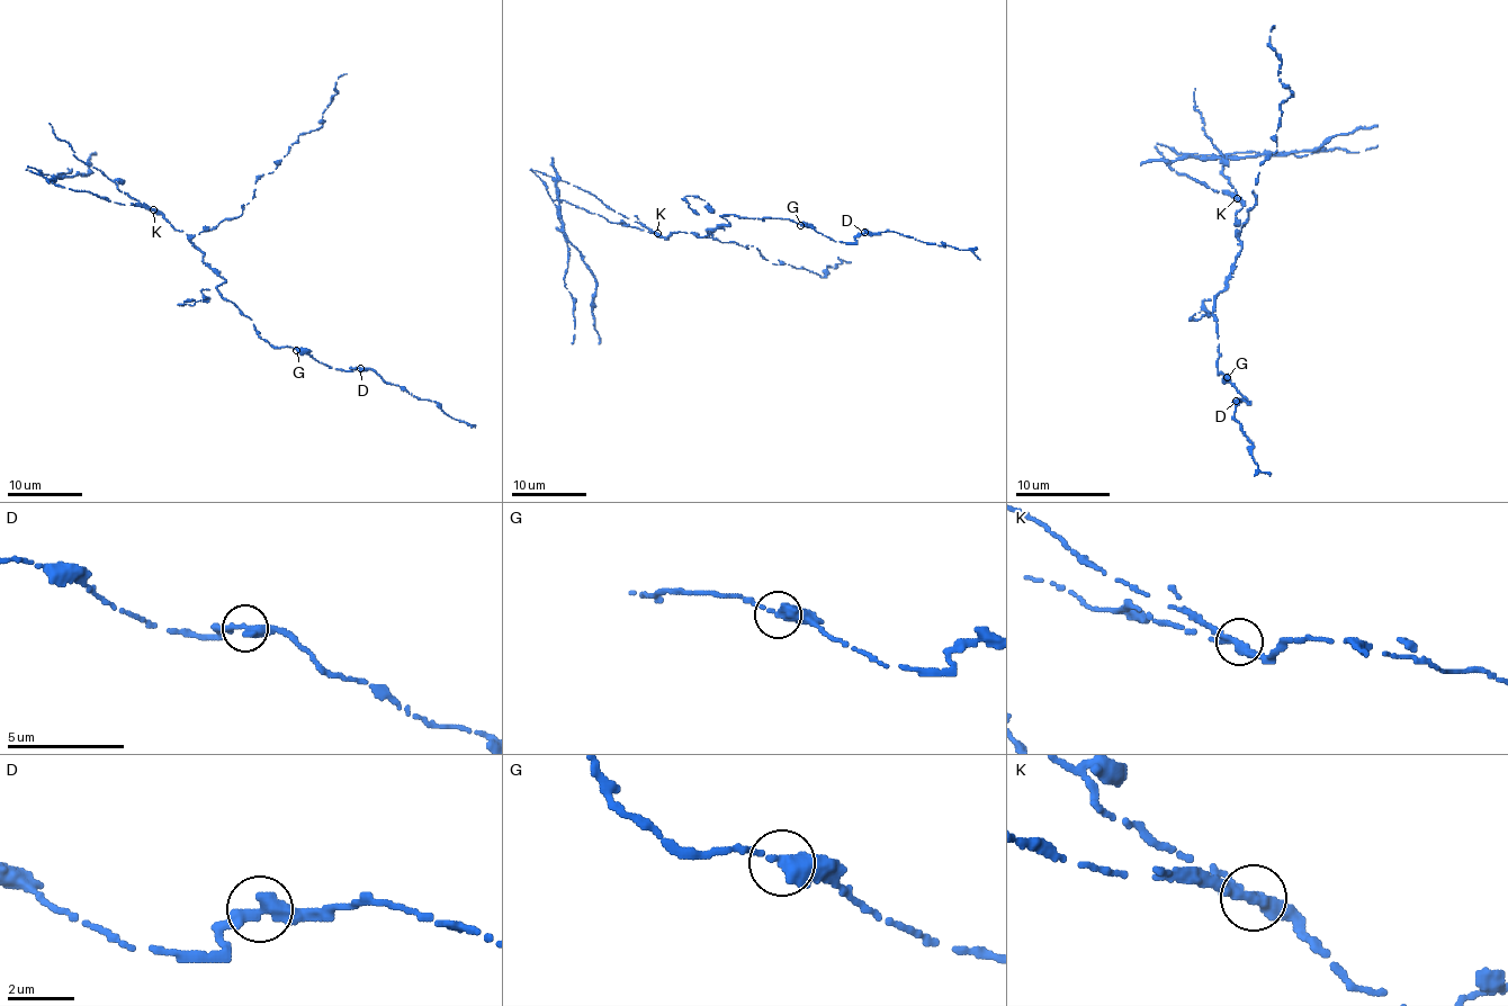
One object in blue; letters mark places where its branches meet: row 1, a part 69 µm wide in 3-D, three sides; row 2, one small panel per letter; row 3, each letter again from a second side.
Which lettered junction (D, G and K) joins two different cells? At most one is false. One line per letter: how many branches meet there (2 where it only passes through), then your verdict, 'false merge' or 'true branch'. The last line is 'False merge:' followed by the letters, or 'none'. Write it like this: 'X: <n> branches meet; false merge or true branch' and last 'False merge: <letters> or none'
D: 2 branches meet; true branch
G: 2 branches meet; true branch
K: 2 branches meet; false merge
False merge: K

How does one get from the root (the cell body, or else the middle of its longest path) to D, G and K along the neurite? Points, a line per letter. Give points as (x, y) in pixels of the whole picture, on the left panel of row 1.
D: (204, 257), (224, 280), (216, 290), (252, 320), (259, 337), (278, 348), (307, 351), (332, 368), (360, 368)
G: (204, 257), (224, 280), (216, 290), (252, 320), (256, 333), (278, 348), (290, 346), (296, 350)
K: (204, 257), (183, 231), (178, 231), (153, 210)

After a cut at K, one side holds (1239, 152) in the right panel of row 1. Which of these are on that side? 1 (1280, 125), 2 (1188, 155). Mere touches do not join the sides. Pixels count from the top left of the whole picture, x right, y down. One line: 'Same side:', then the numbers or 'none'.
Same side: 2

